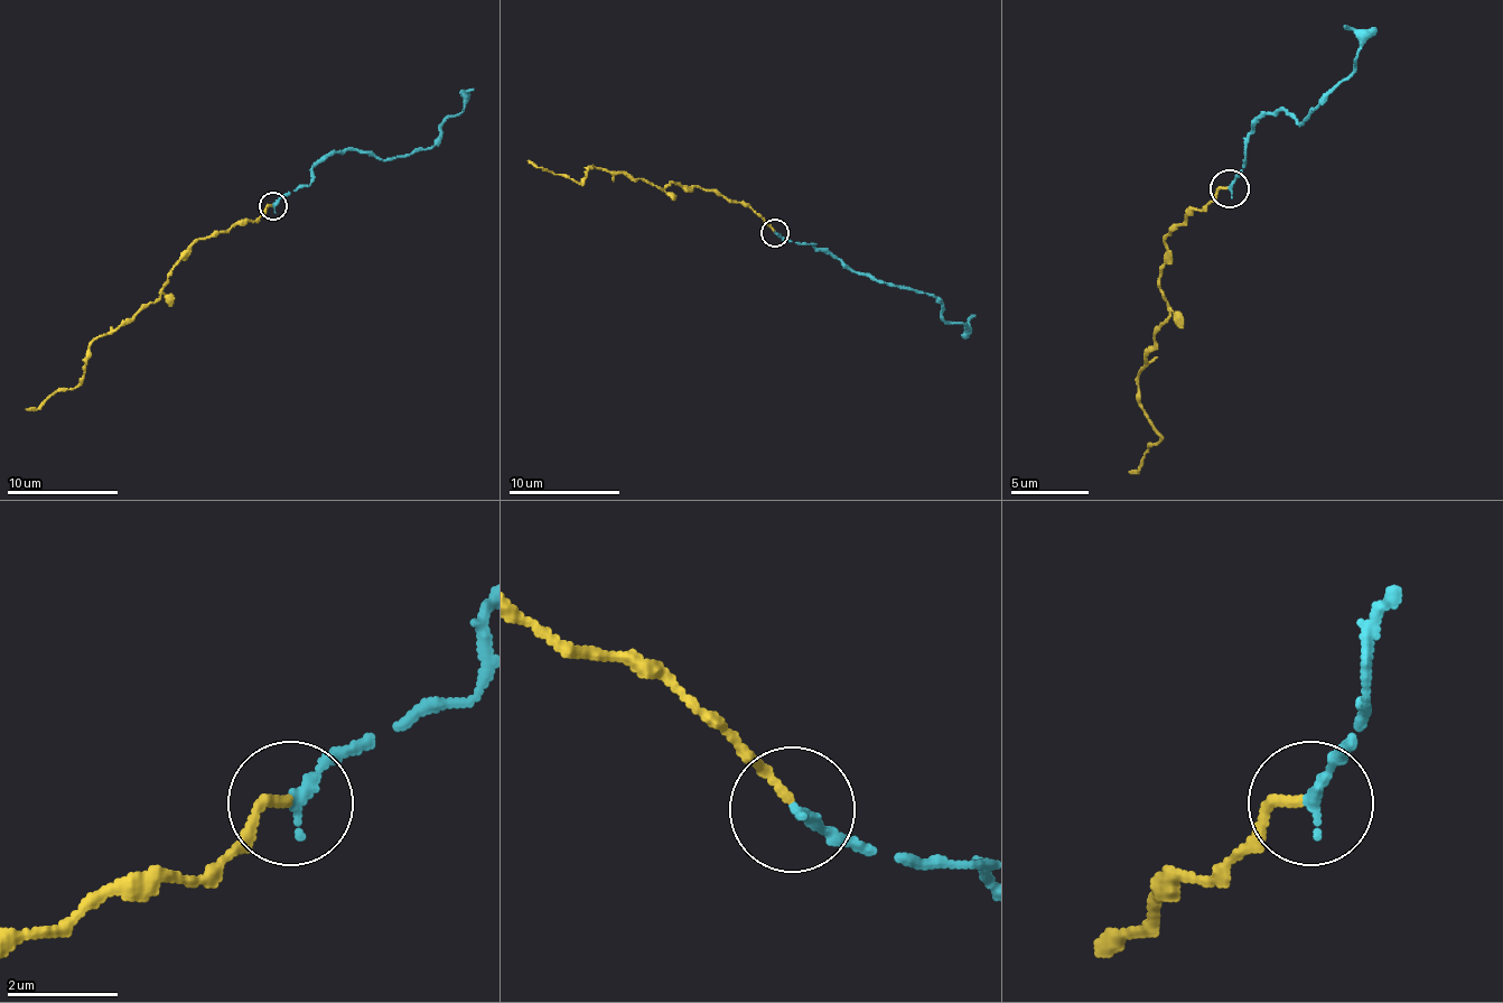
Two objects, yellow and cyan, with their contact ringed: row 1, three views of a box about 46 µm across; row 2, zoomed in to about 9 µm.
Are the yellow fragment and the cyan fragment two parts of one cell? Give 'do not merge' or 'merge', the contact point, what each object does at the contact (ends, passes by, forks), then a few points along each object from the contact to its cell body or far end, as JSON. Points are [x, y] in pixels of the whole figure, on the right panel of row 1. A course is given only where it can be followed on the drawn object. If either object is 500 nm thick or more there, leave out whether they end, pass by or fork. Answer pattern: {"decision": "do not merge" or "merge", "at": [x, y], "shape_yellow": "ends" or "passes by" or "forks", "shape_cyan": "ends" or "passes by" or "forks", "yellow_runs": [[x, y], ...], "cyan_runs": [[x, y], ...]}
{"decision": "merge", "at": [1230, 188], "shape_yellow": "ends", "shape_cyan": "ends", "yellow_runs": [[1229, 189], [1166, 235], [1159, 278], [1170, 314], [1139, 380], [1144, 415], [1159, 442], [1151, 442], [1128, 473]], "cyan_runs": [[1229, 189], [1244, 166], [1244, 139], [1263, 115], [1282, 112], [1298, 123], [1353, 68], [1361, 49], [1345, 26]]}

